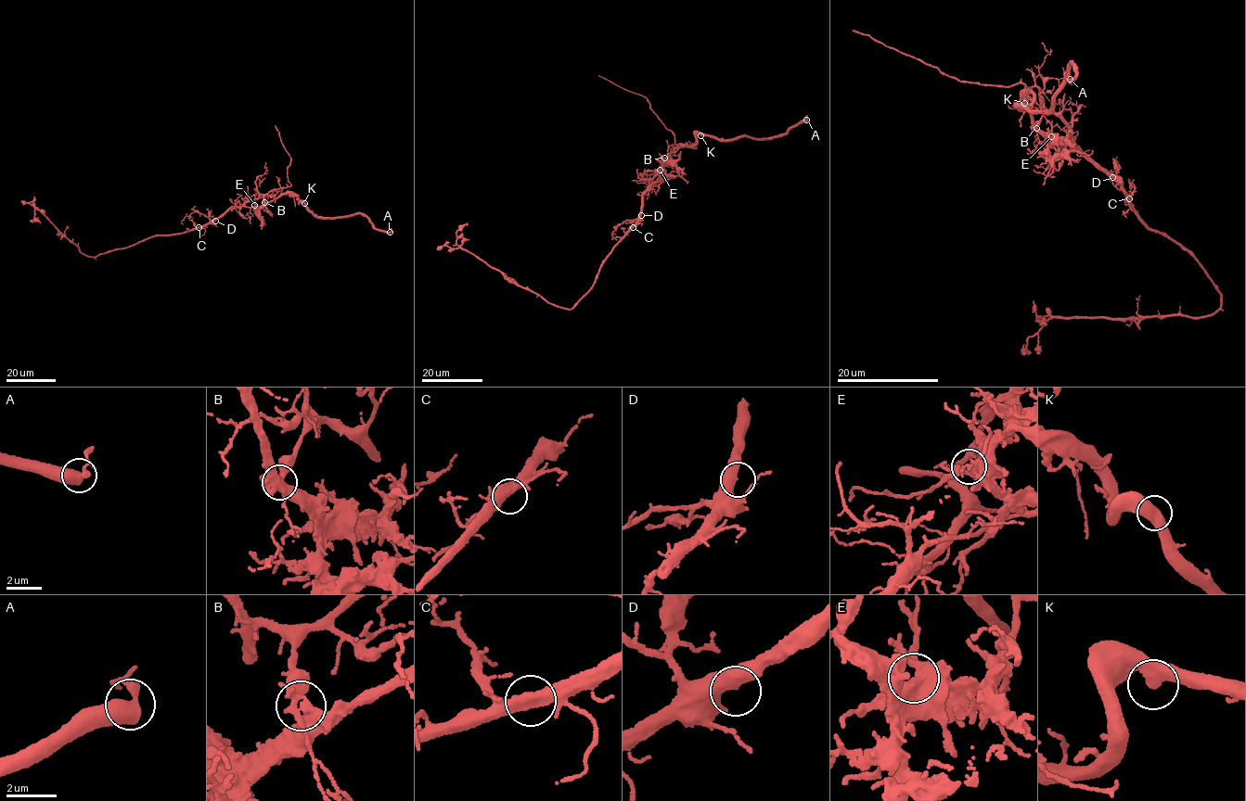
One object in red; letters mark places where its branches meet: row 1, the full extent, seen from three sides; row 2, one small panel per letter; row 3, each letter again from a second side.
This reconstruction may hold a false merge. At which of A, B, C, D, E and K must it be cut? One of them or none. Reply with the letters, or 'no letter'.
B

